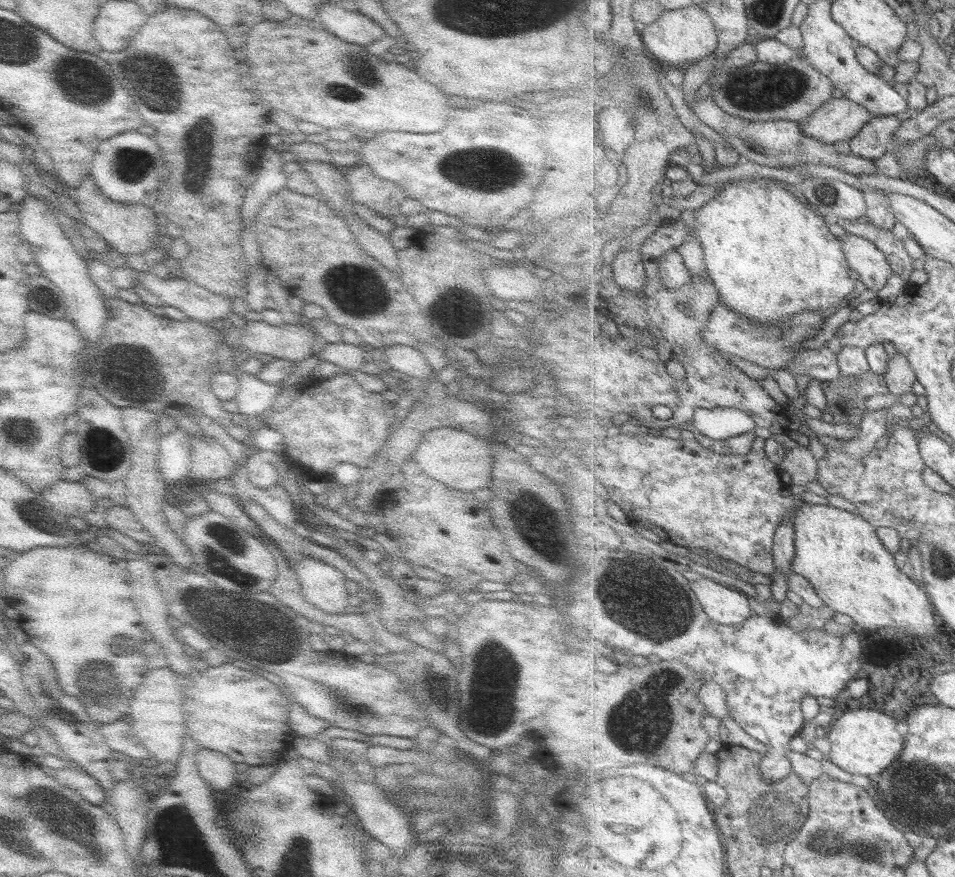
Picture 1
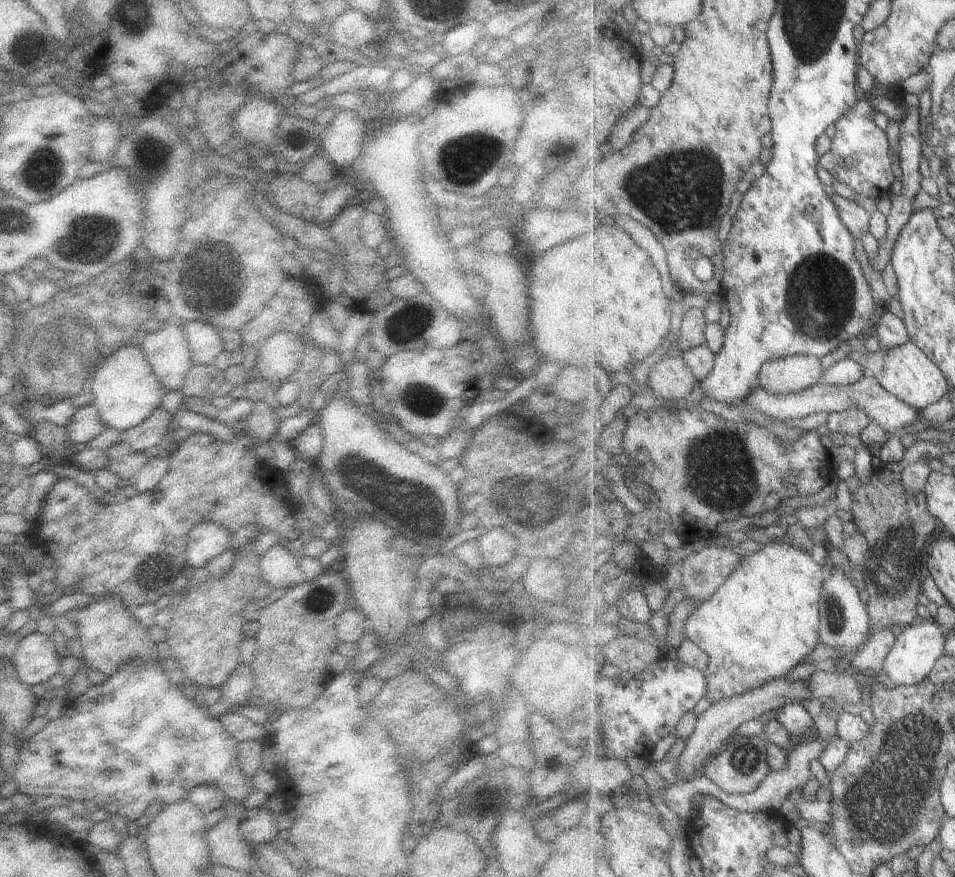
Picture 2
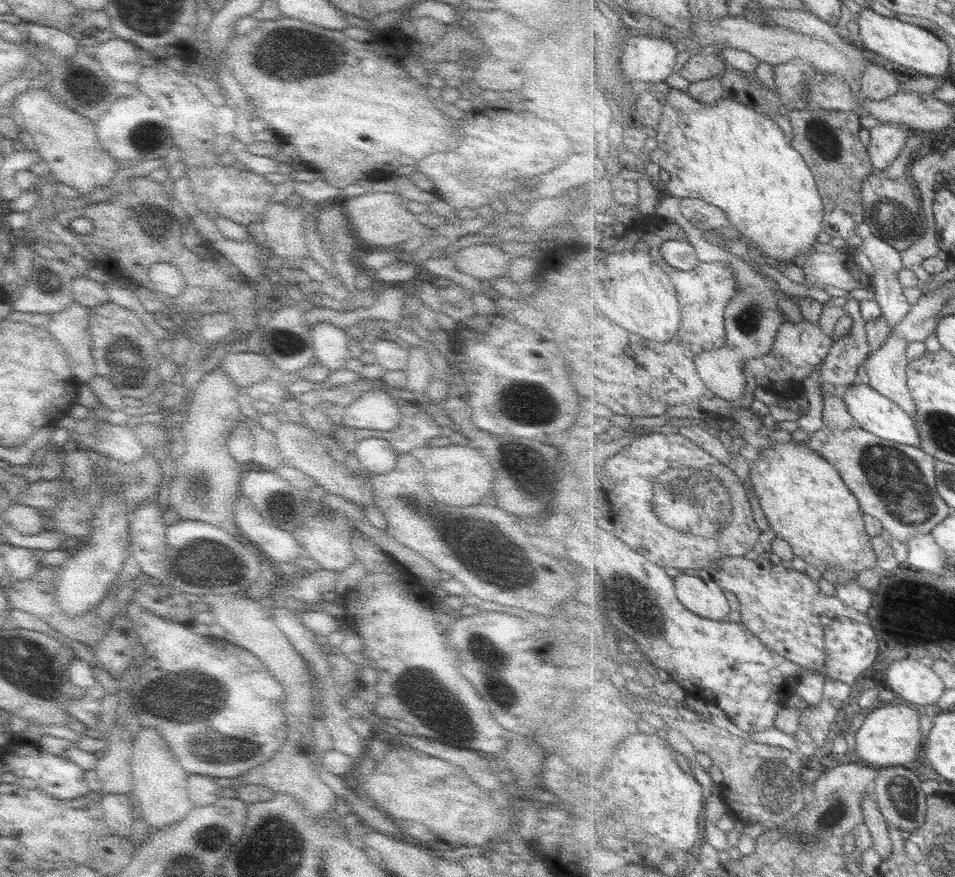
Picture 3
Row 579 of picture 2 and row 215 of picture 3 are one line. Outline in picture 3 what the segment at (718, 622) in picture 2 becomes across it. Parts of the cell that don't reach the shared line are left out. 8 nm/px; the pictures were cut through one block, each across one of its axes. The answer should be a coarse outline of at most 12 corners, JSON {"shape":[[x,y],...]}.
{"shape":[[671,89],[650,160],[775,265],[824,199],[771,117]]}

